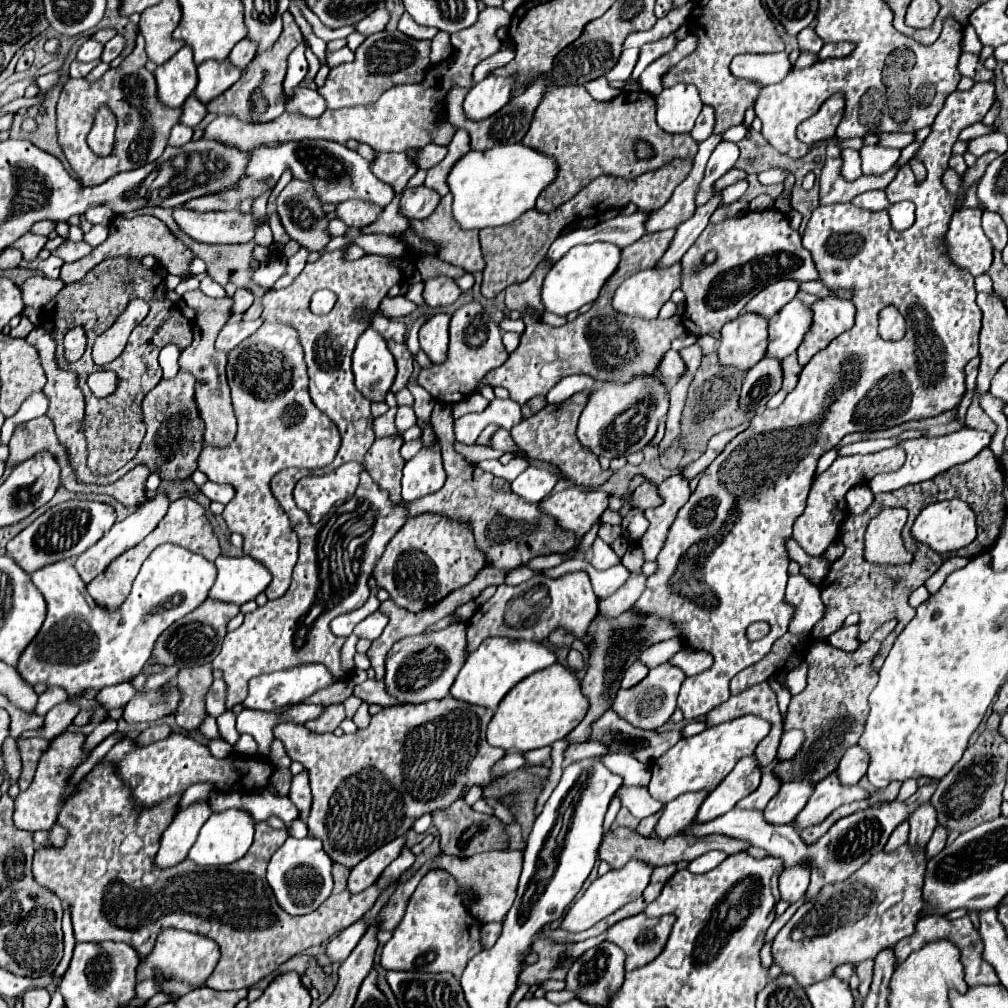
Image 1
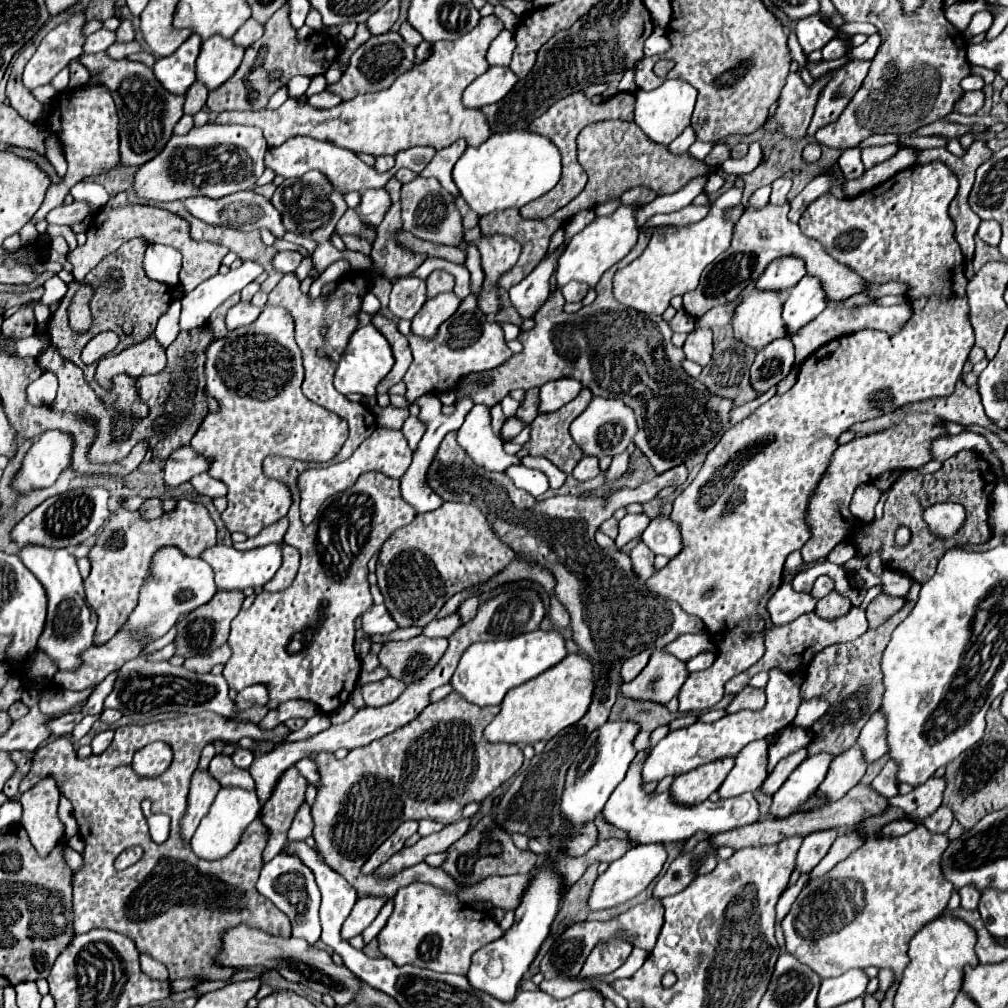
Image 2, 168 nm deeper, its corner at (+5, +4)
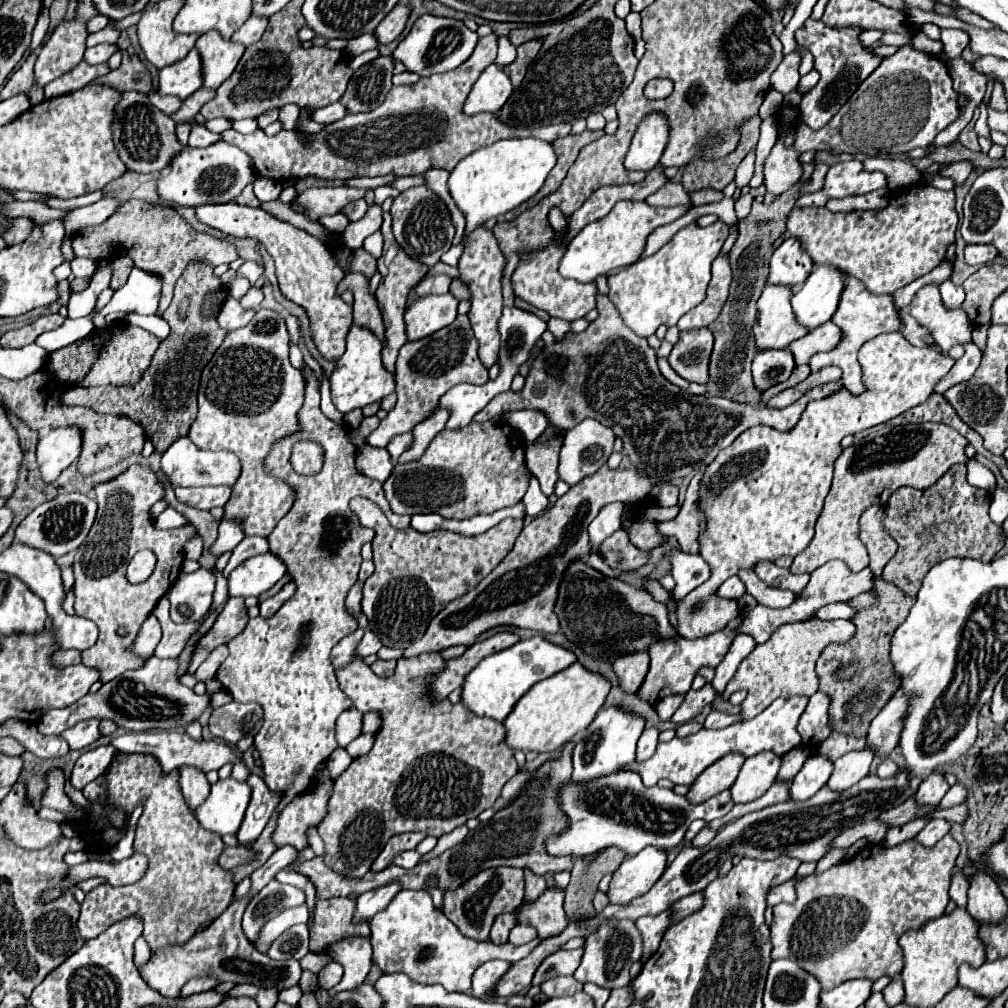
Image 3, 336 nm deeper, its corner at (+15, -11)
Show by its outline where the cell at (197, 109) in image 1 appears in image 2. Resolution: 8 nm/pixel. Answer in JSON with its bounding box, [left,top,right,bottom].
[185,82,209,114]

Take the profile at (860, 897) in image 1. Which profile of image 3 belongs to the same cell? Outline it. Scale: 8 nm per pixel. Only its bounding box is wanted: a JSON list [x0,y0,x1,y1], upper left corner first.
[771,835,959,991]

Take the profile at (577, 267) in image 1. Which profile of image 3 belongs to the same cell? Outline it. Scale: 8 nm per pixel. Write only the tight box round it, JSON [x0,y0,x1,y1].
[559,201,689,283]

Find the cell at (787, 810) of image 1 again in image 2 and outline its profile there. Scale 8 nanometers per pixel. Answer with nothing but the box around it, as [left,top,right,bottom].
[769,752,831,818]

